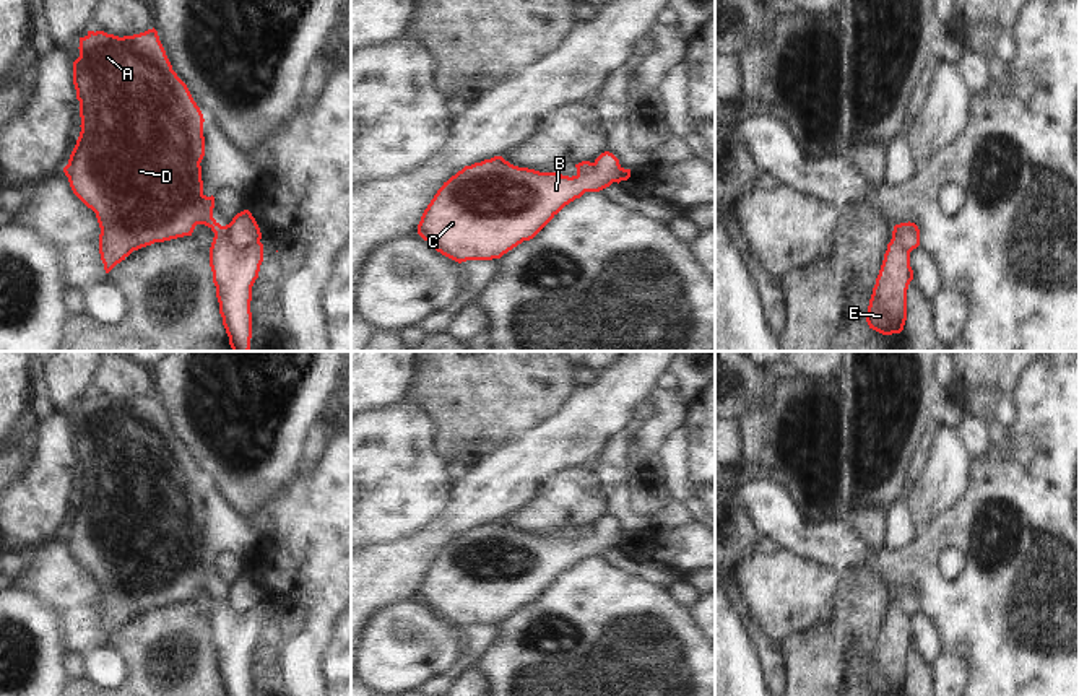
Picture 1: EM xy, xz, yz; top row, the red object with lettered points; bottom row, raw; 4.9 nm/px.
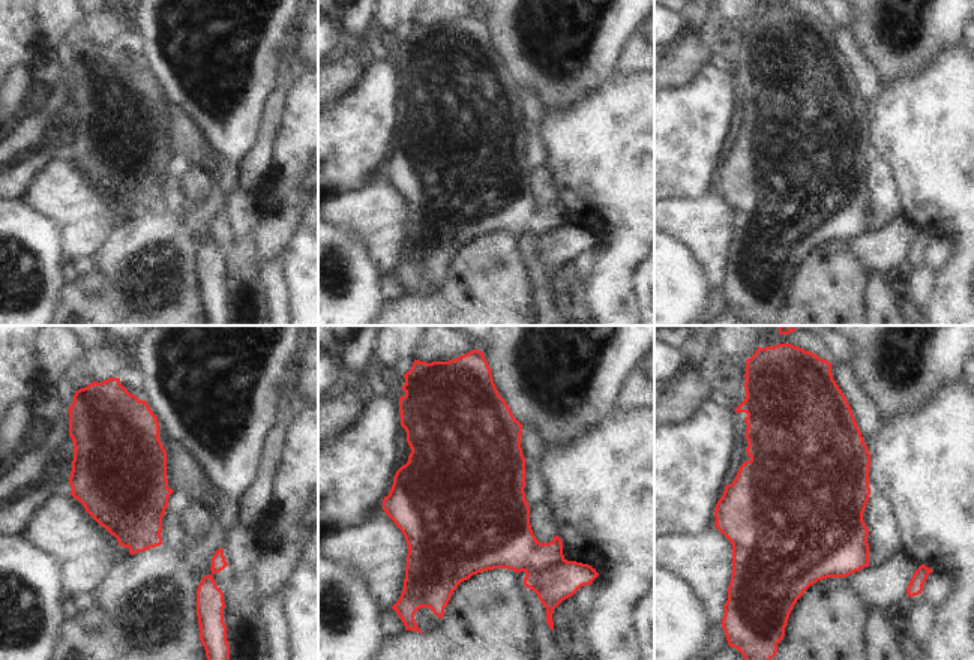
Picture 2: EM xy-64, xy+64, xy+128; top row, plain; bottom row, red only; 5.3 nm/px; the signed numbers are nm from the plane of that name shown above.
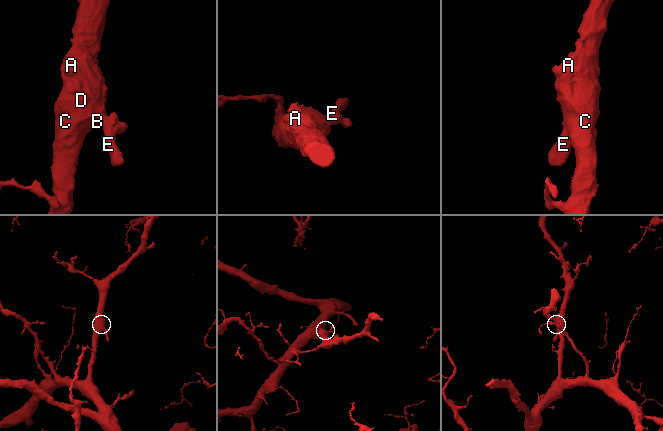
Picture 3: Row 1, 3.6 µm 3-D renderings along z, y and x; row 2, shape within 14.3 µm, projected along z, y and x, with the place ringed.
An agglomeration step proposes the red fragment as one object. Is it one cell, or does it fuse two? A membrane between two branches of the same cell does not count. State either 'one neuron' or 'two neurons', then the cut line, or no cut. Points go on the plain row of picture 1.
two neurons; cut xy (215, 597), (220, 597), (238, 613), (247, 613), (259, 605)

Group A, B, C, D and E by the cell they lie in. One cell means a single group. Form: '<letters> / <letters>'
A B C D / E

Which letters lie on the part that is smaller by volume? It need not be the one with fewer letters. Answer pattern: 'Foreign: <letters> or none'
Foreign: E

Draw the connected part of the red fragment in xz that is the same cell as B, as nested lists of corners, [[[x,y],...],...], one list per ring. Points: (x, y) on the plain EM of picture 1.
[[[601,517],[582,540],[540,537],[494,520],[465,530],[437,555],[418,598],[462,628],[492,624],[533,603],[566,569],[619,542],[619,524]]]

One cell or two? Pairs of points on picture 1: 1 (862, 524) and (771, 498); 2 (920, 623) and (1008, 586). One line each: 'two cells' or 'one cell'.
1: two cells
2: two cells

